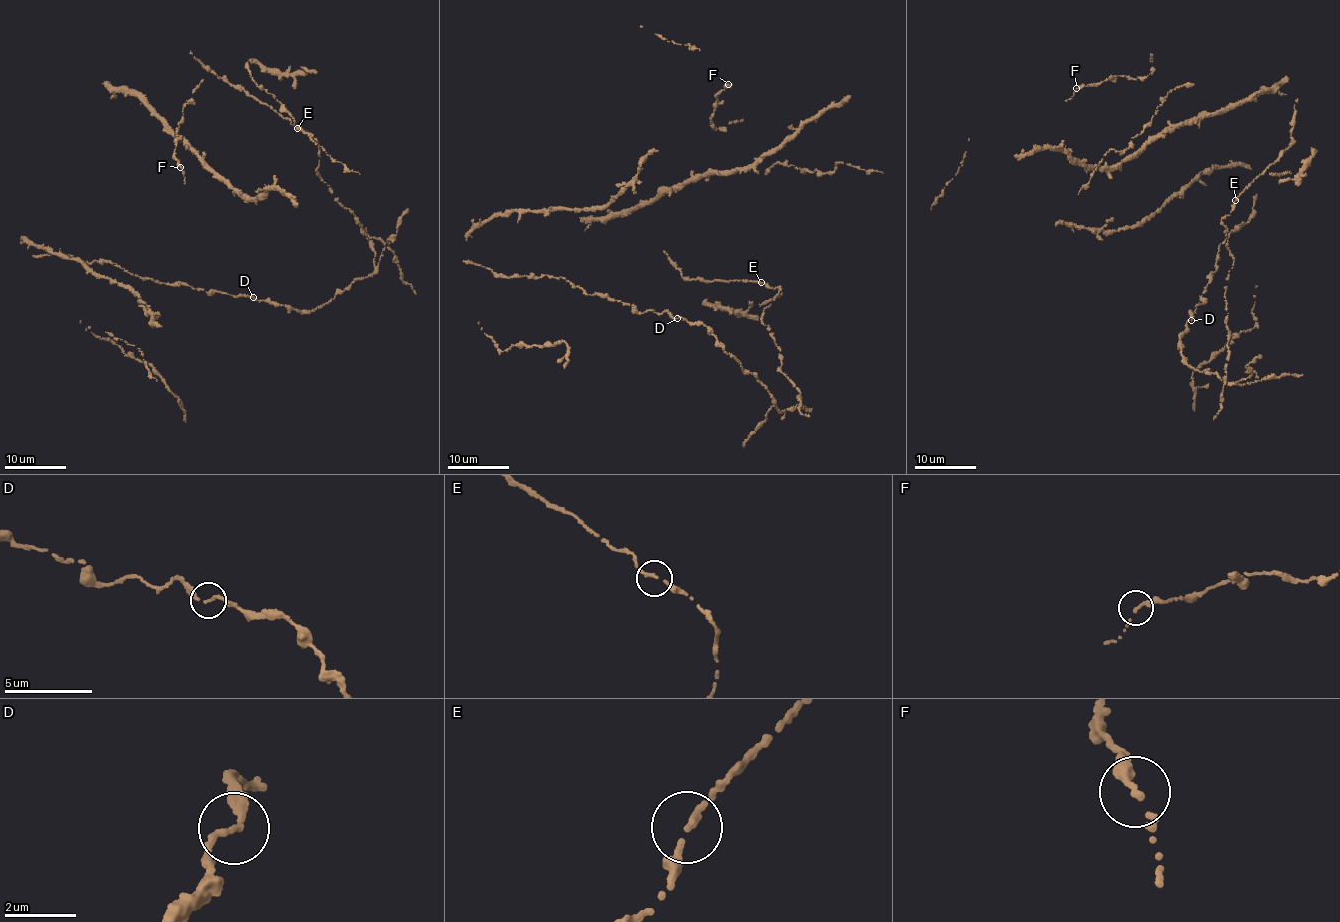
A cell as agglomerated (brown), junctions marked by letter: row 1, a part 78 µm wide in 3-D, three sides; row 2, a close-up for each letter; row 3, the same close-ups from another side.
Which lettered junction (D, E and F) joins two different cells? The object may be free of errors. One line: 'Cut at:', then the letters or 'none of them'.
Cut at: none of them

